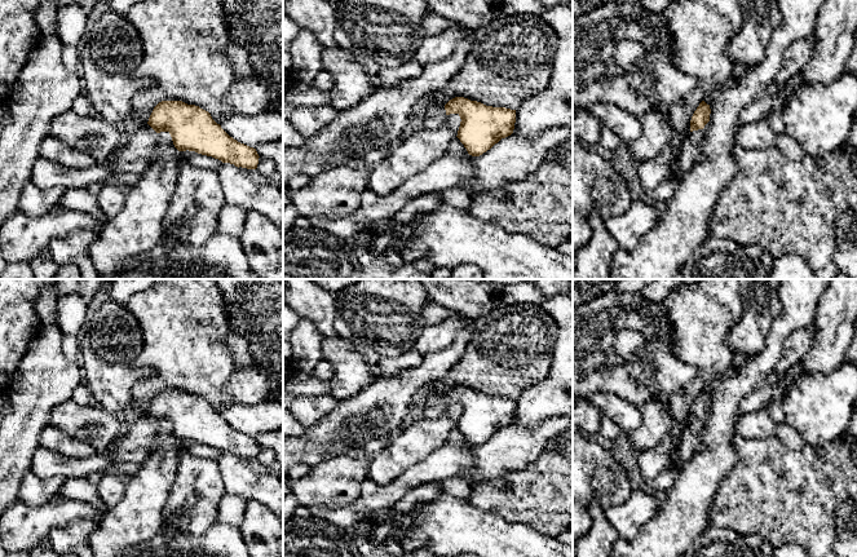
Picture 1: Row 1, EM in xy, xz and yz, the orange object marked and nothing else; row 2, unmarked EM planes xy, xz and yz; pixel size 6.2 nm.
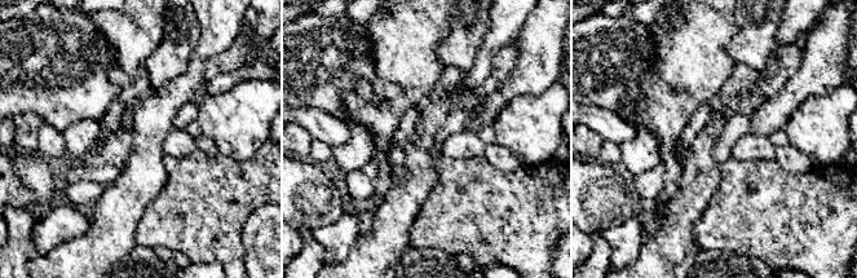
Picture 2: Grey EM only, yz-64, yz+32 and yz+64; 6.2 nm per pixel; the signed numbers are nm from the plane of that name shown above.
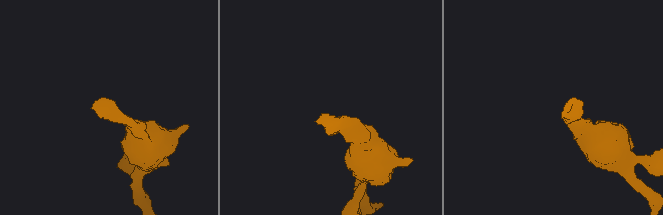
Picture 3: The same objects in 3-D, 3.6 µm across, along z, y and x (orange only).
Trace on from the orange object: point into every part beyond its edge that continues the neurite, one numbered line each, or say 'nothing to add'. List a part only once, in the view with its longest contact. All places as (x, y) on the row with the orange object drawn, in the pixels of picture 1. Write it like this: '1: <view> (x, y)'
1: yz (688, 149)

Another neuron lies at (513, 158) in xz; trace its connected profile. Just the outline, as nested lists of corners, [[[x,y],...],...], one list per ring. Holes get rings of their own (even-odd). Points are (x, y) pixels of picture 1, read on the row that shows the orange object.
[[[573,123],[544,131],[531,138],[508,136],[473,162],[471,196],[489,193],[526,178],[535,172],[547,154],[573,134]]]

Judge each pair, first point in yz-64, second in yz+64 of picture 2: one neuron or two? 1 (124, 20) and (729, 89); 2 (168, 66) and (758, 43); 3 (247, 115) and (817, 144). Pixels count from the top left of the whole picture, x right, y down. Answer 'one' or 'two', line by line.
1: two
2: one
3: one

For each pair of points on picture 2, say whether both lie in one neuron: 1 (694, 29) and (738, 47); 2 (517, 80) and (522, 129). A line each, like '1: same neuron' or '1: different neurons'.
1: different neurons
2: different neurons

